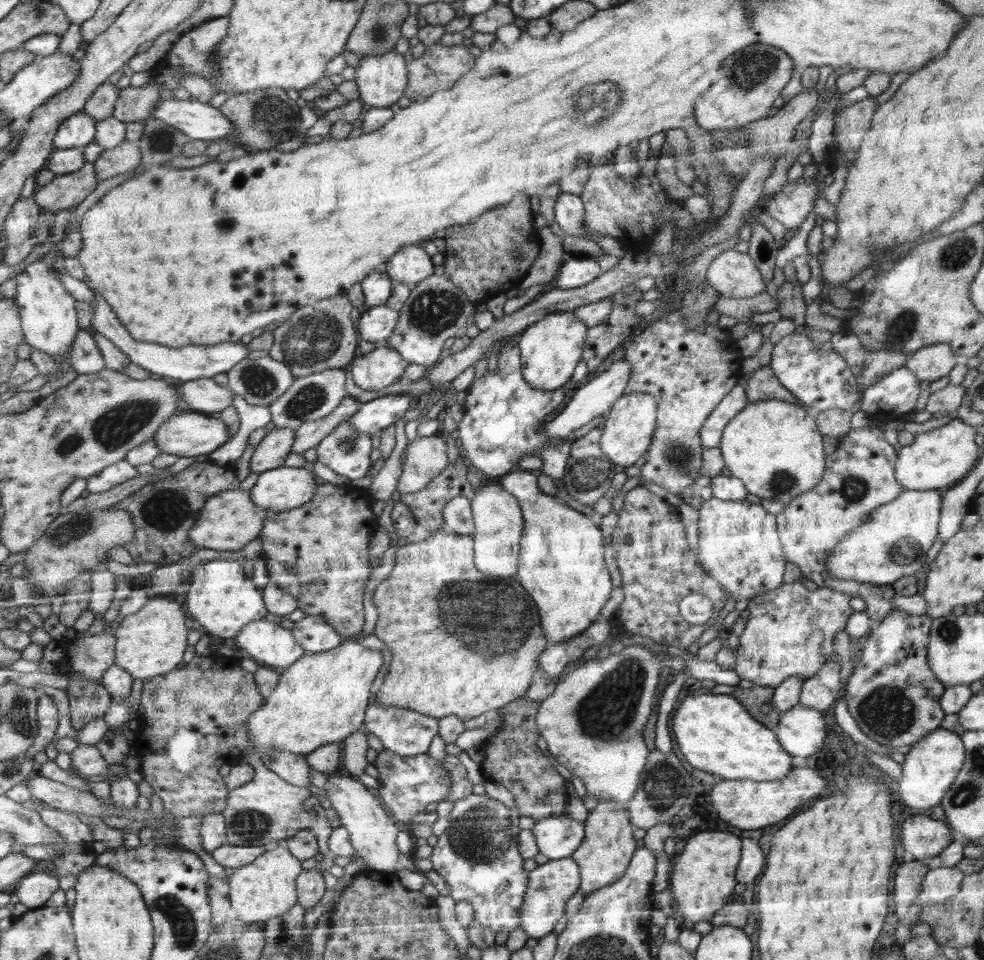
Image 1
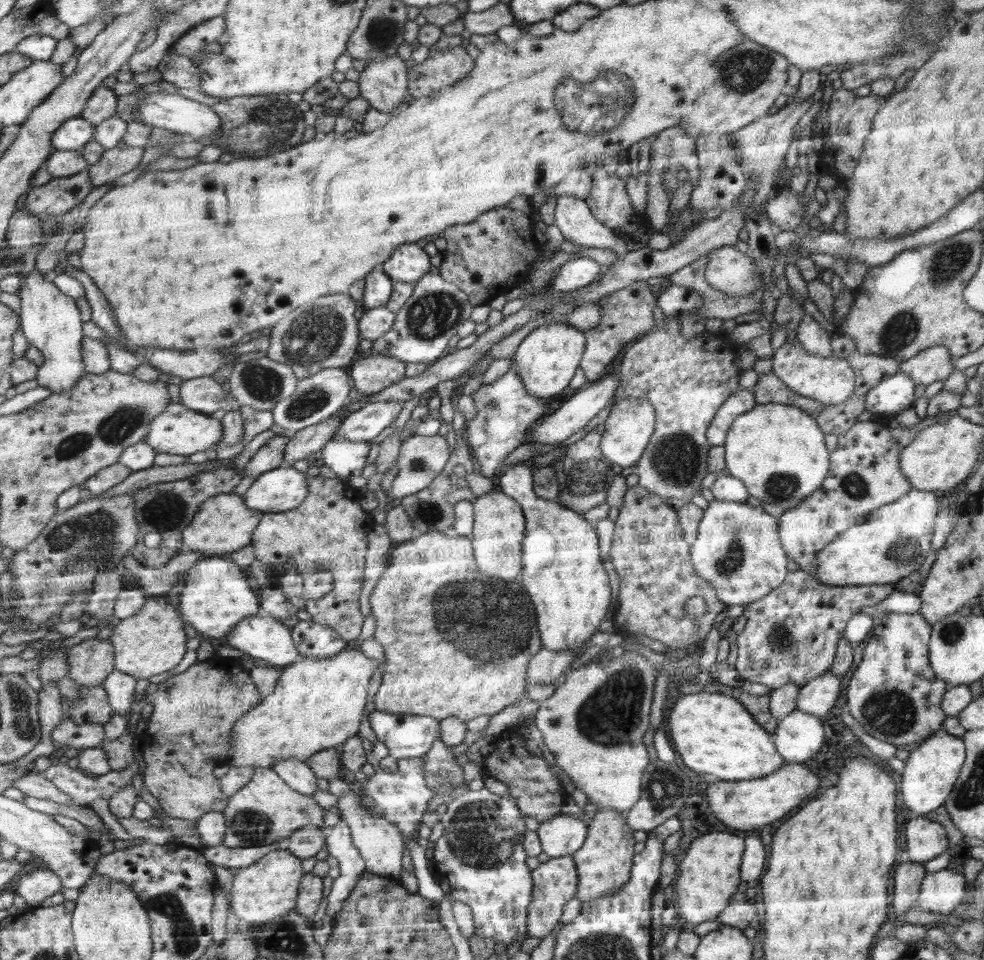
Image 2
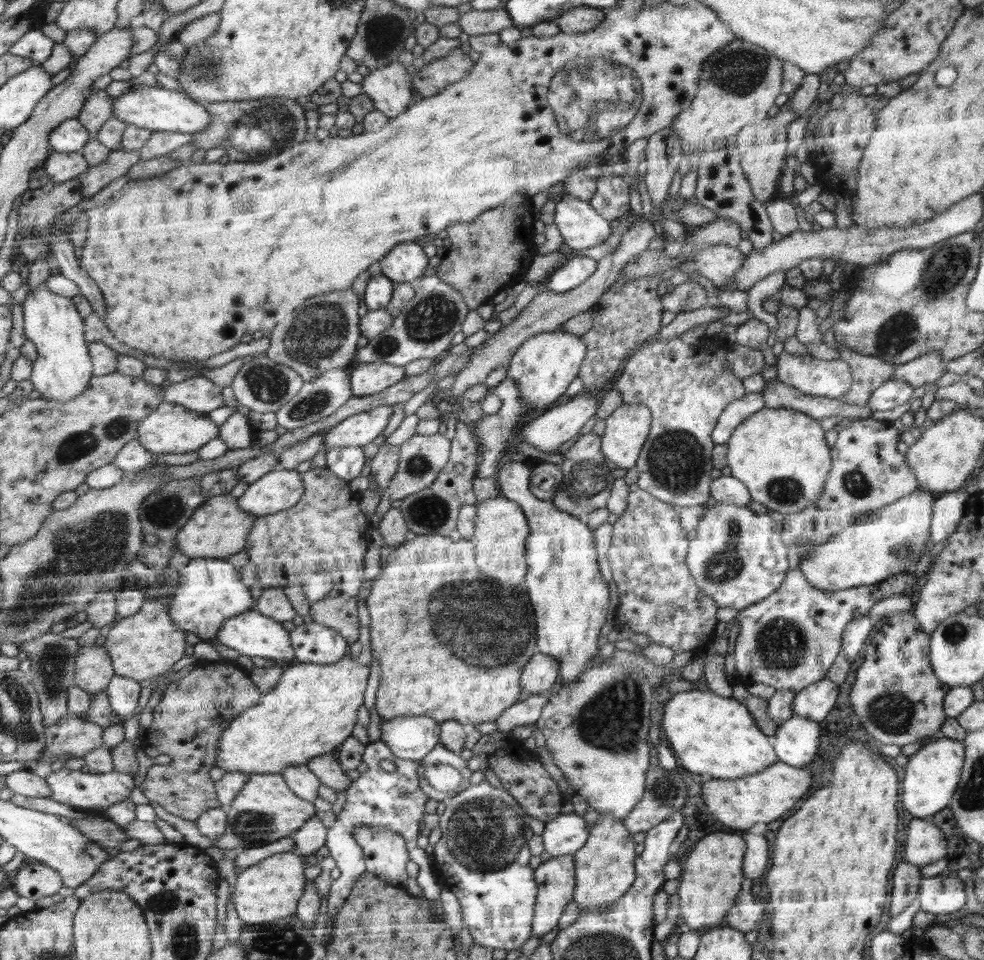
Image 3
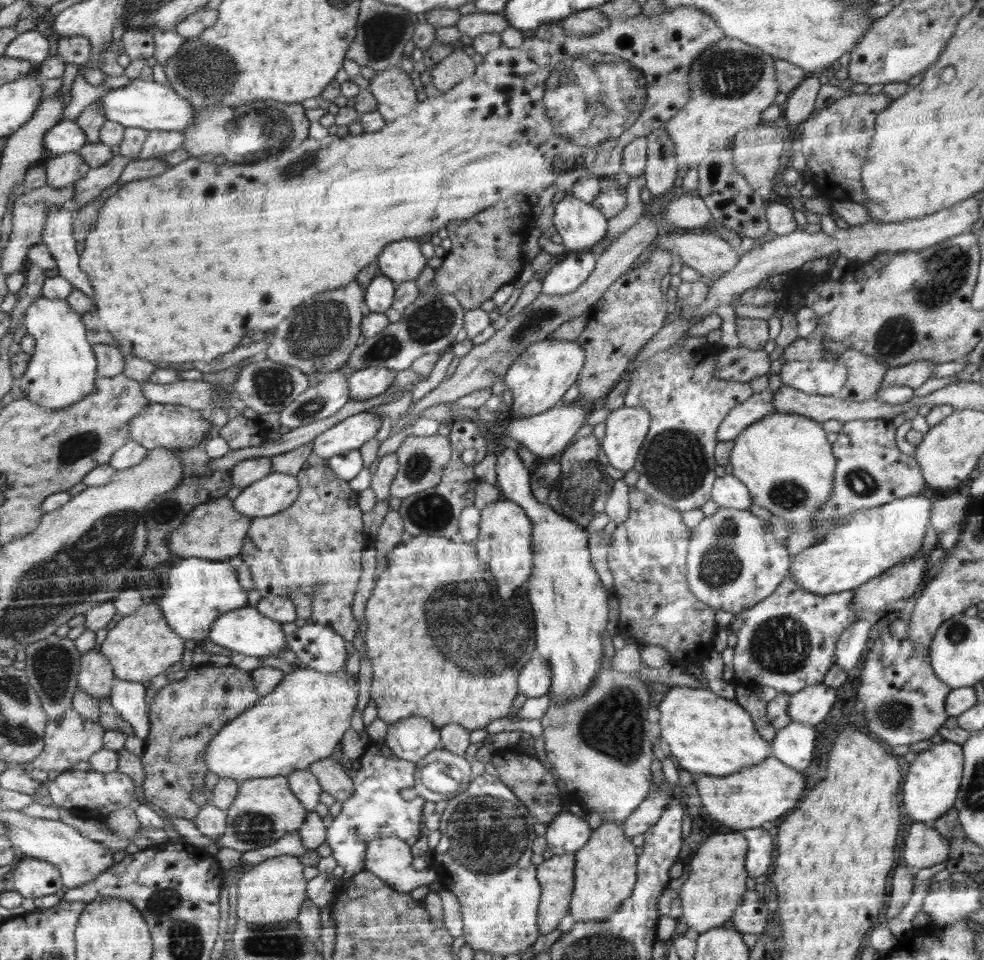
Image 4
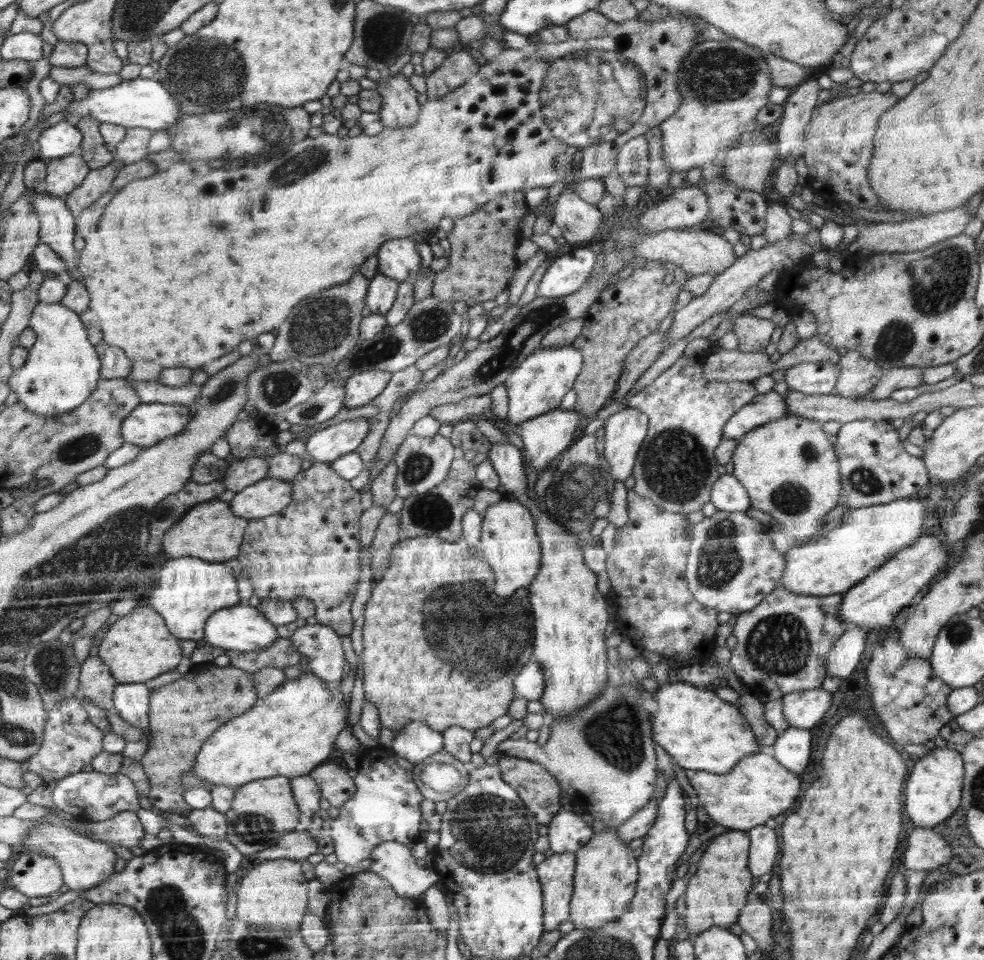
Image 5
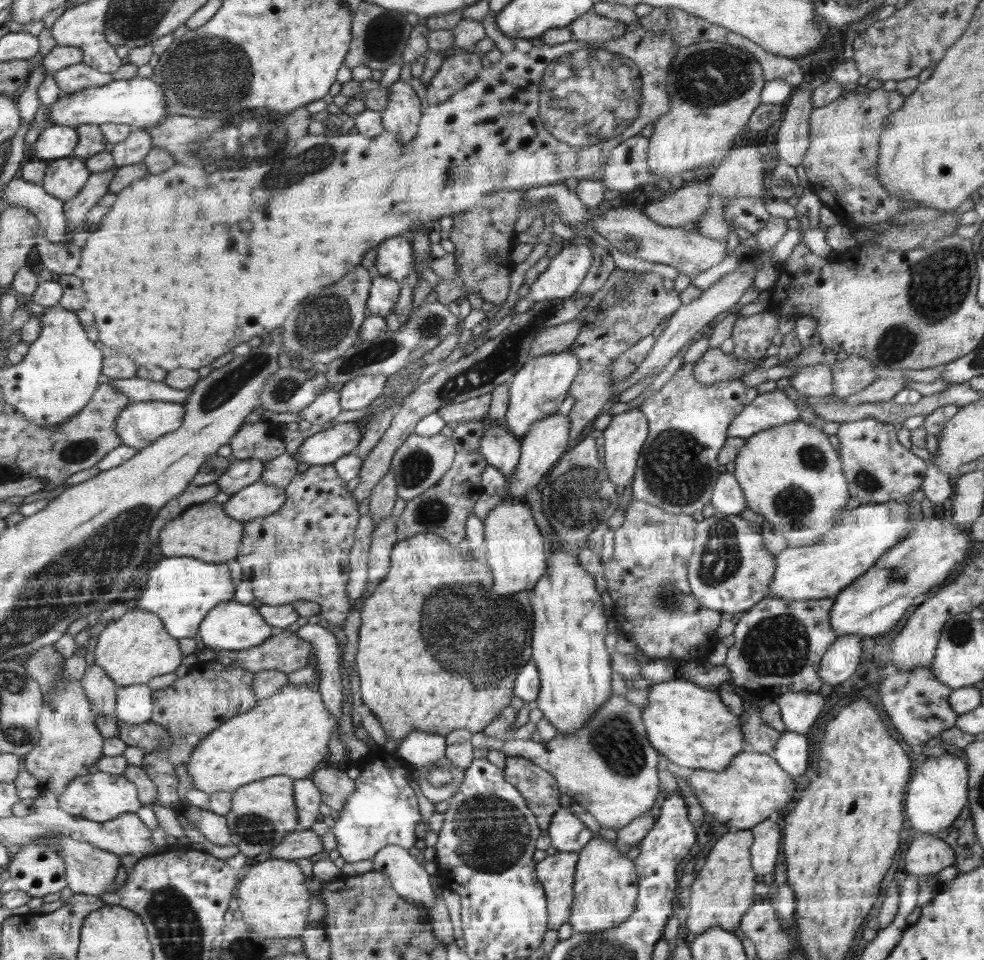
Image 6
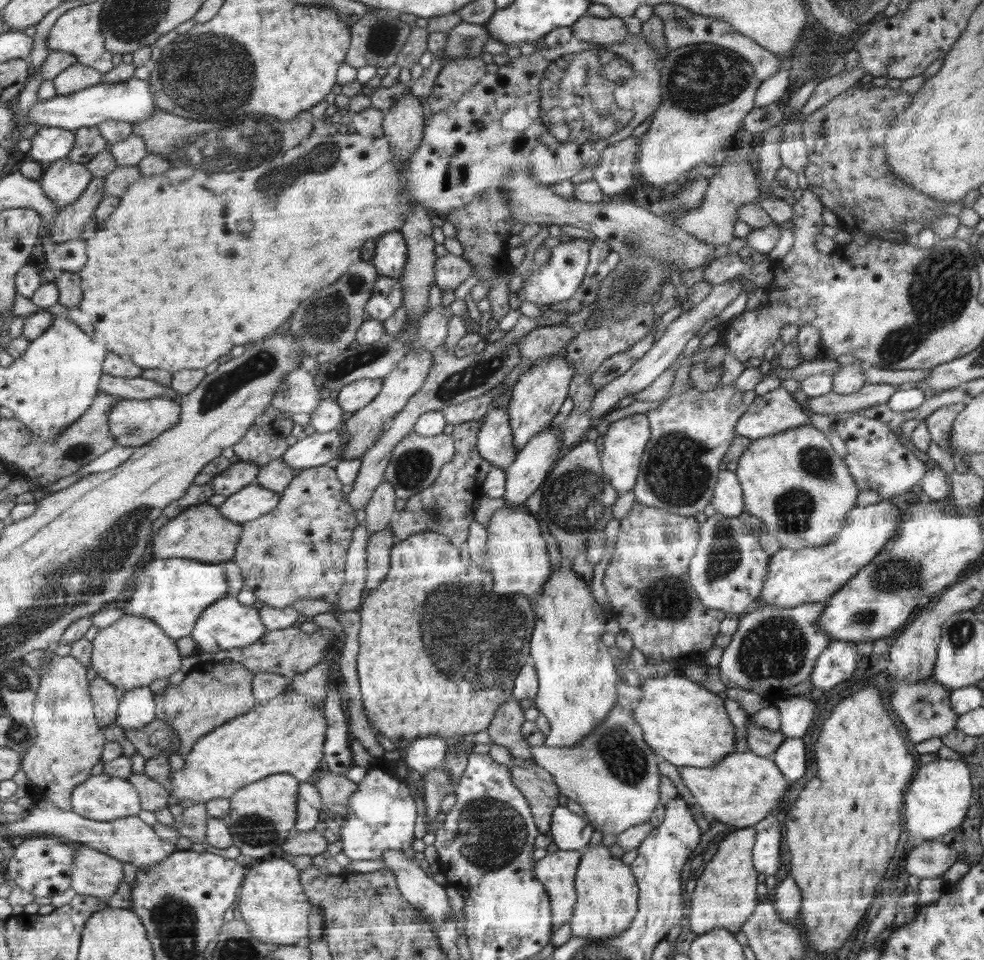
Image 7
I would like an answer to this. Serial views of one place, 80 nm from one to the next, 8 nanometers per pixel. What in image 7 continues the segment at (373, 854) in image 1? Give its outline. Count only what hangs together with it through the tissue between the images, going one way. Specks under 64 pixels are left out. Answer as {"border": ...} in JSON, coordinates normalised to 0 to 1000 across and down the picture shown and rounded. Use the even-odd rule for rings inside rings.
{"border":[[[407,885],[392,886],[388,896],[392,905],[403,916],[409,933],[421,941],[437,960],[447,965],[455,956],[461,958],[453,927],[447,921],[443,921],[437,913],[433,913],[433,908],[427,902],[413,896]]]}

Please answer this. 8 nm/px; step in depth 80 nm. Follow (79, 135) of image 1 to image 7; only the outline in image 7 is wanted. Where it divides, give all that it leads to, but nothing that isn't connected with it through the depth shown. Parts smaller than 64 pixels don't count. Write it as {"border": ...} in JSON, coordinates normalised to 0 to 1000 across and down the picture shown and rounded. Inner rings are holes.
{"border":[[[43,132],[30,145],[32,155],[26,165],[44,171],[69,165],[77,150],[76,136],[57,132]]]}

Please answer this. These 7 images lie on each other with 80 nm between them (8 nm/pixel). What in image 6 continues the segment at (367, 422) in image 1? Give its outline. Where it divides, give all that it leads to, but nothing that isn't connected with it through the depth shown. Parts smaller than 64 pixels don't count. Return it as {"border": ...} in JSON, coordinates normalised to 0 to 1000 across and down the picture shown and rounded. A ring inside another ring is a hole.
{"border":[[[360,440],[343,441],[308,457],[308,461],[303,466],[303,471],[299,474],[299,477],[305,482],[311,481],[316,485],[335,484],[351,473],[361,471],[368,455],[369,450],[367,446],[361,443]]]}

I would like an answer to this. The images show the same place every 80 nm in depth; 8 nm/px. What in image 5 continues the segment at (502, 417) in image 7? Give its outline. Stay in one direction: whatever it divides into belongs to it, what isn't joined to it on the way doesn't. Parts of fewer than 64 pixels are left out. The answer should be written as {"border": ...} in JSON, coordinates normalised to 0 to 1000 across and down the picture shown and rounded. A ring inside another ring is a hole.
{"border":[[[516,460],[499,465],[496,473],[496,478],[501,481],[502,490],[508,495],[511,515],[520,515],[526,523],[530,524],[530,527],[539,527],[539,535],[546,541],[546,559],[550,561],[551,594],[547,594],[547,602],[544,602],[535,613],[539,615],[543,640],[546,641],[543,685],[552,696],[554,708],[553,721],[548,730],[554,738],[556,750],[570,749],[599,734],[603,727],[613,721],[617,713],[616,692],[618,688],[616,688],[616,673],[614,673],[614,667],[617,666],[614,658],[618,652],[616,629],[614,629],[611,616],[606,613],[606,598],[595,585],[591,559],[580,555],[577,549],[572,549],[554,535],[552,530],[545,527],[545,523],[535,514],[536,498],[533,492],[530,470]]]}

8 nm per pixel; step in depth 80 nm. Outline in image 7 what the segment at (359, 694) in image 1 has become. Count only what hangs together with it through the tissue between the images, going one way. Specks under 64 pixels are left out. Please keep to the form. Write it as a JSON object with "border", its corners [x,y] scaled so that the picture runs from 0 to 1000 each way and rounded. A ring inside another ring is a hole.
{"border":[[[293,716],[286,724],[208,765],[190,786],[187,799],[173,804],[176,834],[195,833],[199,840],[216,831],[233,832],[242,823],[286,805],[298,807],[305,816],[312,815],[321,802],[321,794],[327,792],[327,779],[333,769],[327,739]]]}

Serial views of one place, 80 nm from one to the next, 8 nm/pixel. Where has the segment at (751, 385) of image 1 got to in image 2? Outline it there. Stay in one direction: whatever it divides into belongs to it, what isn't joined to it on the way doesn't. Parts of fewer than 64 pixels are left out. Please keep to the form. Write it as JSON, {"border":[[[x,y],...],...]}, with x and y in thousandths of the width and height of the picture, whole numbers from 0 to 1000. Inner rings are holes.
{"border":[[[786,386],[771,391],[770,397],[763,408],[770,421],[783,422],[785,420],[809,423],[827,434],[831,433],[834,427],[839,426],[835,420],[825,415],[811,411],[811,409],[803,406],[803,403],[799,402]]]}

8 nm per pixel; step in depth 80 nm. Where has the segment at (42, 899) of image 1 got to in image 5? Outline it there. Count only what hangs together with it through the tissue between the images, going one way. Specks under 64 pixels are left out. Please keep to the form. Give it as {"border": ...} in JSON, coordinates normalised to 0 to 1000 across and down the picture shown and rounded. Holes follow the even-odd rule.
{"border":[[[30,885],[21,888],[10,908],[12,925],[29,935],[49,934],[63,925],[61,905],[57,894]]]}

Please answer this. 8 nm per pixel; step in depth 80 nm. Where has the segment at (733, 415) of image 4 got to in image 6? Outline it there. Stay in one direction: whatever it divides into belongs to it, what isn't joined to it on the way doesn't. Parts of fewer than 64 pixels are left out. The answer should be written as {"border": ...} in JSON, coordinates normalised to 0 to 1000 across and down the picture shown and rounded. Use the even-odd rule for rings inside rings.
{"border":[[[789,404],[786,408],[772,410],[769,418],[754,426],[742,441],[739,451],[744,456],[757,456],[769,450],[807,440],[813,436],[809,421]]]}

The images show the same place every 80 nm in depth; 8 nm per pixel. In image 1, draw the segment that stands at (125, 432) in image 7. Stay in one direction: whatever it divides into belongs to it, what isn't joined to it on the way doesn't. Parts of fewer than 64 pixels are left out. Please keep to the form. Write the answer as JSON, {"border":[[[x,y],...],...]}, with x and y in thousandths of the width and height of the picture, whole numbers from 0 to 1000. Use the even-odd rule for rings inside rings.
{"border":[[[180,425],[176,433],[162,446],[155,455],[165,472],[180,473],[181,475],[201,475],[216,472],[234,458],[233,444],[224,435],[195,427],[186,428]]]}

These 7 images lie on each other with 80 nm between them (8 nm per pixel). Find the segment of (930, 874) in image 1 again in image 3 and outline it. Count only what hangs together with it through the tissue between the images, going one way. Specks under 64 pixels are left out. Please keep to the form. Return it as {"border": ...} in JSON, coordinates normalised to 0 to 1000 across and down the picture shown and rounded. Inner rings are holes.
{"border":[[[974,914],[939,916],[934,926],[935,948],[950,952],[953,961],[971,956],[983,939],[983,929],[983,923]]]}

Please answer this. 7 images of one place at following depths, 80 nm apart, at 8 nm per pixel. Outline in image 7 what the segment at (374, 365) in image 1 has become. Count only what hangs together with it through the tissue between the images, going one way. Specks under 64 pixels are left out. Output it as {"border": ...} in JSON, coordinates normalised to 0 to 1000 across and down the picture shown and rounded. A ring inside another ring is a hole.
{"border":[[[368,395],[352,401],[340,416],[346,426],[351,430],[362,430],[371,426],[376,419],[384,415],[389,402],[389,395]]]}

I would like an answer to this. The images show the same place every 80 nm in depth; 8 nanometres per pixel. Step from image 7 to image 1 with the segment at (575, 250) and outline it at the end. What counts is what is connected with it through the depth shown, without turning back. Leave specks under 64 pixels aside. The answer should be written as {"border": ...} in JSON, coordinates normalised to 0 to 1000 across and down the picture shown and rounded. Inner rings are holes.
{"border":[[[585,268],[571,275],[565,291],[565,300],[587,301],[611,289],[611,280],[602,268]]]}

